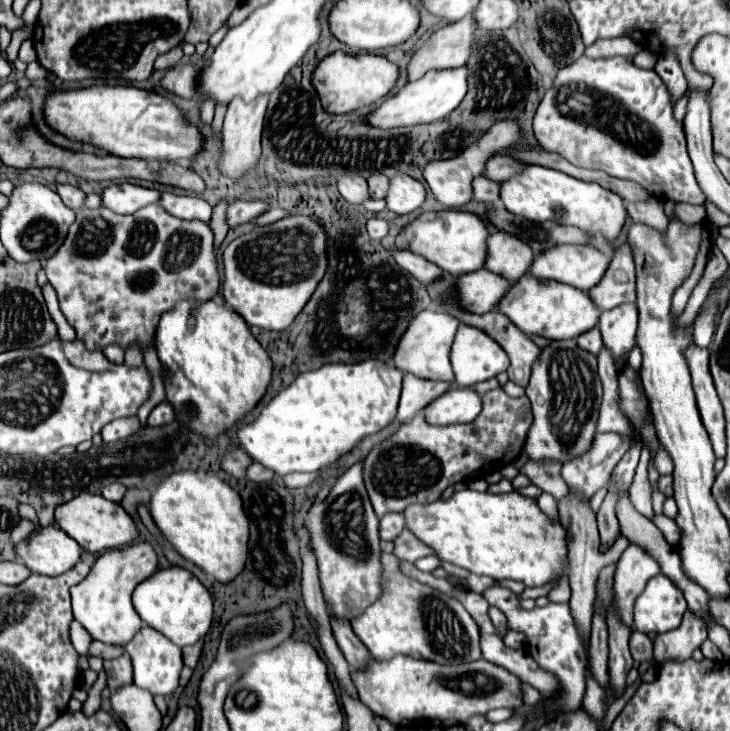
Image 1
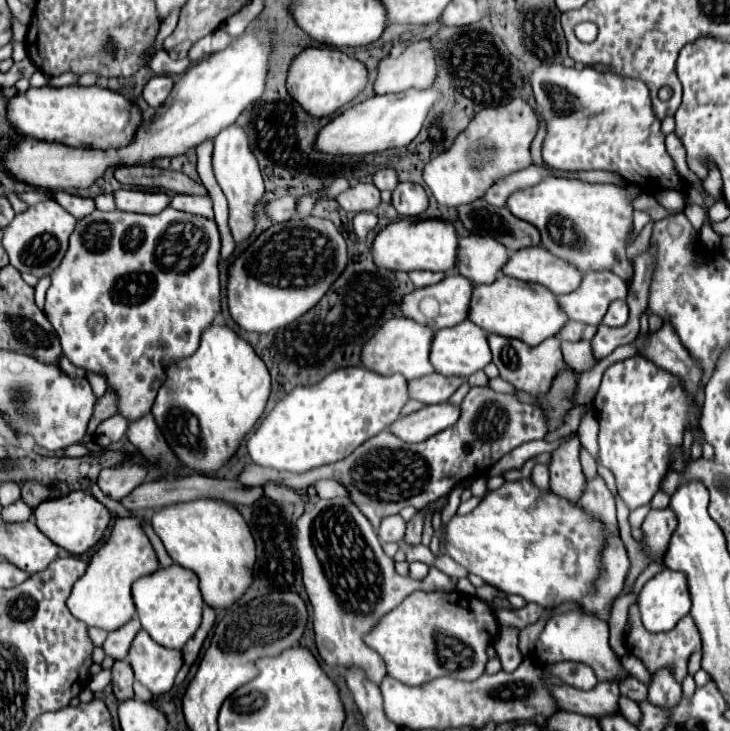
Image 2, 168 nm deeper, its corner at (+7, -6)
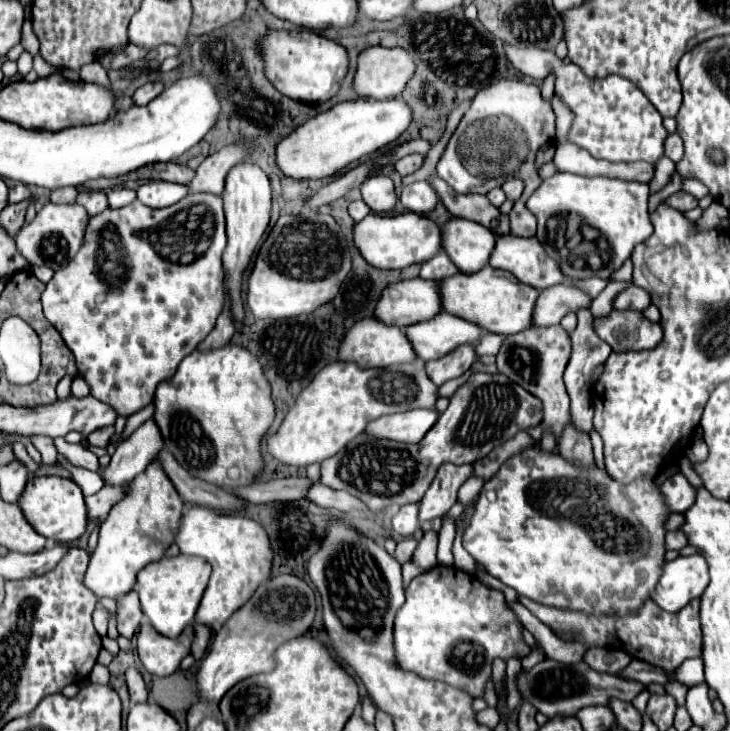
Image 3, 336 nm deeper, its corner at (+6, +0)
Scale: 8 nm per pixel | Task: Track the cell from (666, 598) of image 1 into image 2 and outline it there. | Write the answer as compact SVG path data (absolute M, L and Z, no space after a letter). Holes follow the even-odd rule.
M668 568L650 578L638 596L642 624L650 632L672 630L690 612L690 604L688 580L684 574Z

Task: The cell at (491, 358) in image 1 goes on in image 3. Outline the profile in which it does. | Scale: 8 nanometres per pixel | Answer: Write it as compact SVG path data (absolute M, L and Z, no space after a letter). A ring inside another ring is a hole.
M441 312L441 316L425 320L425 324L413 324L405 332L409 332L417 356L425 362L439 360L465 344L475 346L483 336L481 326L449 312Z

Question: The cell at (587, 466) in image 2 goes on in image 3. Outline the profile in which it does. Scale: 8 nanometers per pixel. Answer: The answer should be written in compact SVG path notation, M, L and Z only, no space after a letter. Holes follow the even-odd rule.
M581 310L577 312L577 318L579 318L579 324L577 328L569 334L571 338L571 358L569 358L569 364L567 364L567 370L565 370L565 386L567 386L567 392L569 392L569 398L571 398L571 416L573 416L573 426L577 430L583 430L583 432L591 432L593 424L593 406L591 406L591 398L589 398L589 392L591 392L591 374L597 366L605 364L607 356L611 354L611 348L609 344L605 344L595 328L593 328L593 316L589 310Z

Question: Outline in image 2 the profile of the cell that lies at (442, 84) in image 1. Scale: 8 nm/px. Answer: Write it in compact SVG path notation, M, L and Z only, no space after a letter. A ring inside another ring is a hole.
M434 88L374 96L362 104L346 108L336 118L332 118L316 136L314 146L316 150L322 150L322 154L332 156L364 156L384 152L388 148L408 146L418 136L428 110L438 98L440 92Z

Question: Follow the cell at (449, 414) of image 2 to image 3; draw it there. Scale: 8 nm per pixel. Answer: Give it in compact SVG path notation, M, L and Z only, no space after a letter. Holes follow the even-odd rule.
M417 408L403 414L381 416L373 420L365 432L369 432L371 436L381 436L397 442L419 442L437 422L437 418L439 418L437 410Z

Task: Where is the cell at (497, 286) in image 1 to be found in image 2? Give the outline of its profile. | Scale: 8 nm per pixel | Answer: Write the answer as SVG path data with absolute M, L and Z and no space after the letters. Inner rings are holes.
M452 272L436 286L418 288L418 290L412 290L412 294L406 294L404 302L400 302L400 312L402 312L402 316L412 318L414 322L420 322L424 326L432 326L432 330L456 326L468 318L468 304L470 304L472 288L474 288L474 284L468 278Z

